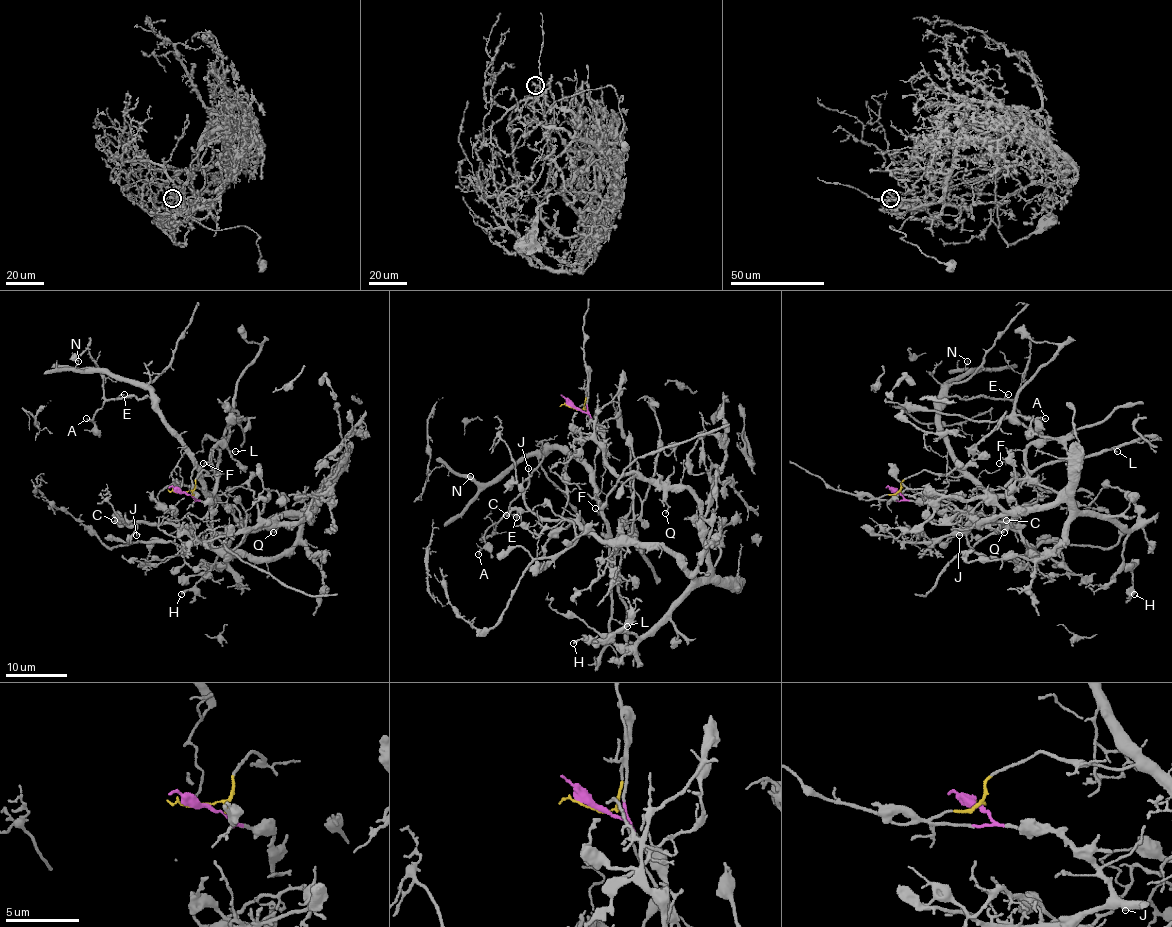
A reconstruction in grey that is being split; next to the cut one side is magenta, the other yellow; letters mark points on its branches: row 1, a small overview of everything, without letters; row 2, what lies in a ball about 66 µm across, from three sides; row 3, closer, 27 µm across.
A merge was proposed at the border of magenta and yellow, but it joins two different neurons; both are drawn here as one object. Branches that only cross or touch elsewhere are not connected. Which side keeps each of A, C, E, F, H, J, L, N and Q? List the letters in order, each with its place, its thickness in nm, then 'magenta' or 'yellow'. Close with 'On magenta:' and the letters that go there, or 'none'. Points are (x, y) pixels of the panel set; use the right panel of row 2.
A: at (1045, 418); 140 nm thick; yellow
C: at (1006, 520); 180 nm thick; magenta
E: at (1008, 394); 120 nm thick; yellow
F: at (999, 463); 110 nm thick; yellow
H: at (1134, 594); 320 nm thick; magenta
J: at (959, 535); 130 nm thick; magenta
L: at (1117, 451); 110 nm thick; yellow
N: at (967, 361); 110 nm thick; yellow
Q: at (1004, 532); 150 nm thick; magenta
On magenta: C, H, J, Q

